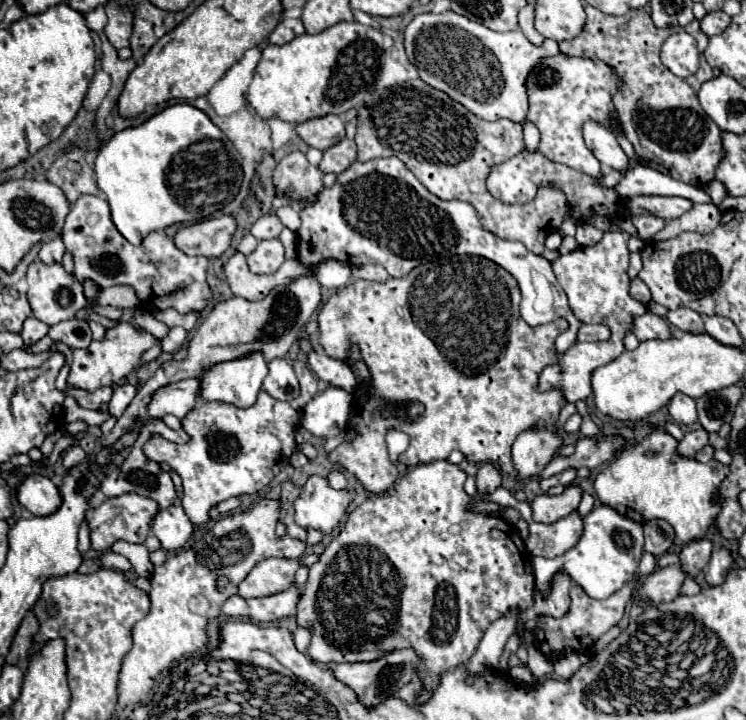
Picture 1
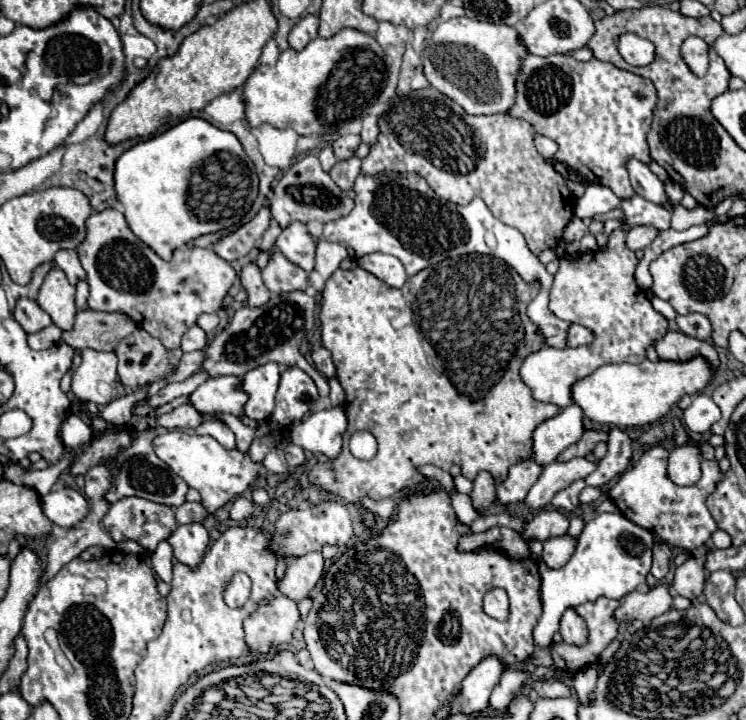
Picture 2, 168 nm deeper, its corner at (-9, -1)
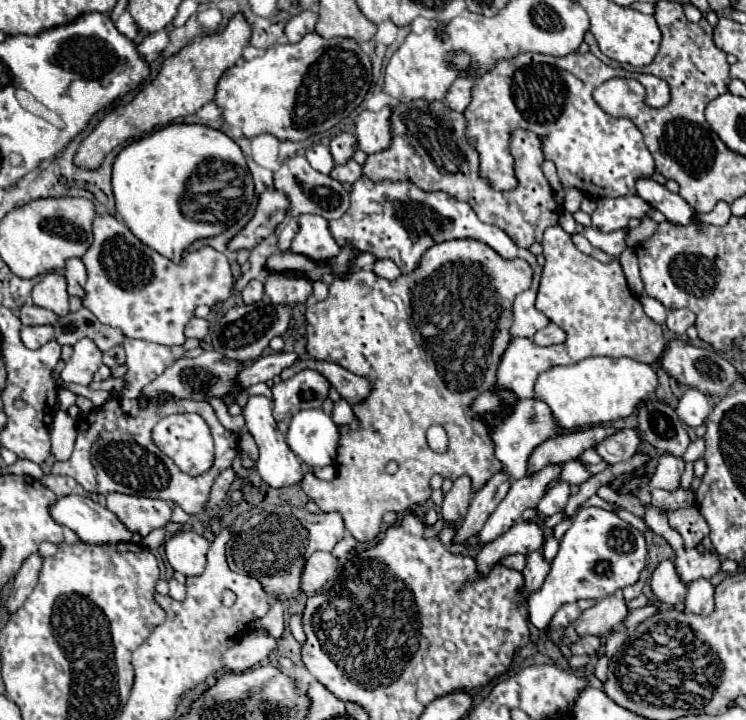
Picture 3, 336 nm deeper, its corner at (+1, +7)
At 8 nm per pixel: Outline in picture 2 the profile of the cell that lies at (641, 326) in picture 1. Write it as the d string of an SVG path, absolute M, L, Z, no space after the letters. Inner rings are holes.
M668 330L660 340L656 340L654 350L664 360L688 360L696 354L702 354L714 368L718 368L718 364L720 364L716 348L712 344L696 340L678 330Z

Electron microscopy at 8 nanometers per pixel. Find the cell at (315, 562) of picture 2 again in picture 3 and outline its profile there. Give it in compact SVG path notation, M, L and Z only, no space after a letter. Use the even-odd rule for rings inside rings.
M314 552L306 560L306 568L302 574L302 590L304 592L320 592L328 586L328 582L338 576L338 560L330 552Z

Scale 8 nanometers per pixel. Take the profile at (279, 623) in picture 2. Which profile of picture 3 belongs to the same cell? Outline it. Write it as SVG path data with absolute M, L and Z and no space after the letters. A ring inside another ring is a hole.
M256 630L252 634L244 634L234 642L222 656L224 670L228 672L244 672L262 664L270 652L276 648L276 640L266 634L266 630Z

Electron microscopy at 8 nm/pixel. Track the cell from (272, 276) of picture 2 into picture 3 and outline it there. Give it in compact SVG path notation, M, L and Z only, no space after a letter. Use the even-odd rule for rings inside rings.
M266 272L266 296L274 304L286 304L286 306L296 306L304 304L312 296L312 284L304 278L298 276L296 272Z

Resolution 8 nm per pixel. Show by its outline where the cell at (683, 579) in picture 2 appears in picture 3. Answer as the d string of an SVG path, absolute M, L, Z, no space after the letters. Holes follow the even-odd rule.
M662 560L650 580L650 588L660 604L680 606L686 598L686 584L674 570L674 560Z

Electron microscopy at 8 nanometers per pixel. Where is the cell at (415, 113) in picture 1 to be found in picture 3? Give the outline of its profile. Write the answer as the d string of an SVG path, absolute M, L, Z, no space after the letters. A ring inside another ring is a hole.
M414 100L410 104L396 104L392 112L392 146L384 152L368 156L364 162L364 176L382 180L410 180L424 192L444 190L458 200L468 202L478 218L486 224L502 228L516 246L530 248L542 240L548 226L558 222L562 208L554 202L550 184L542 172L542 144L534 132L516 130L510 138L516 168L520 168L520 184L512 192L498 192L478 174L478 152L466 140L466 120L460 112L452 112L444 102Z

